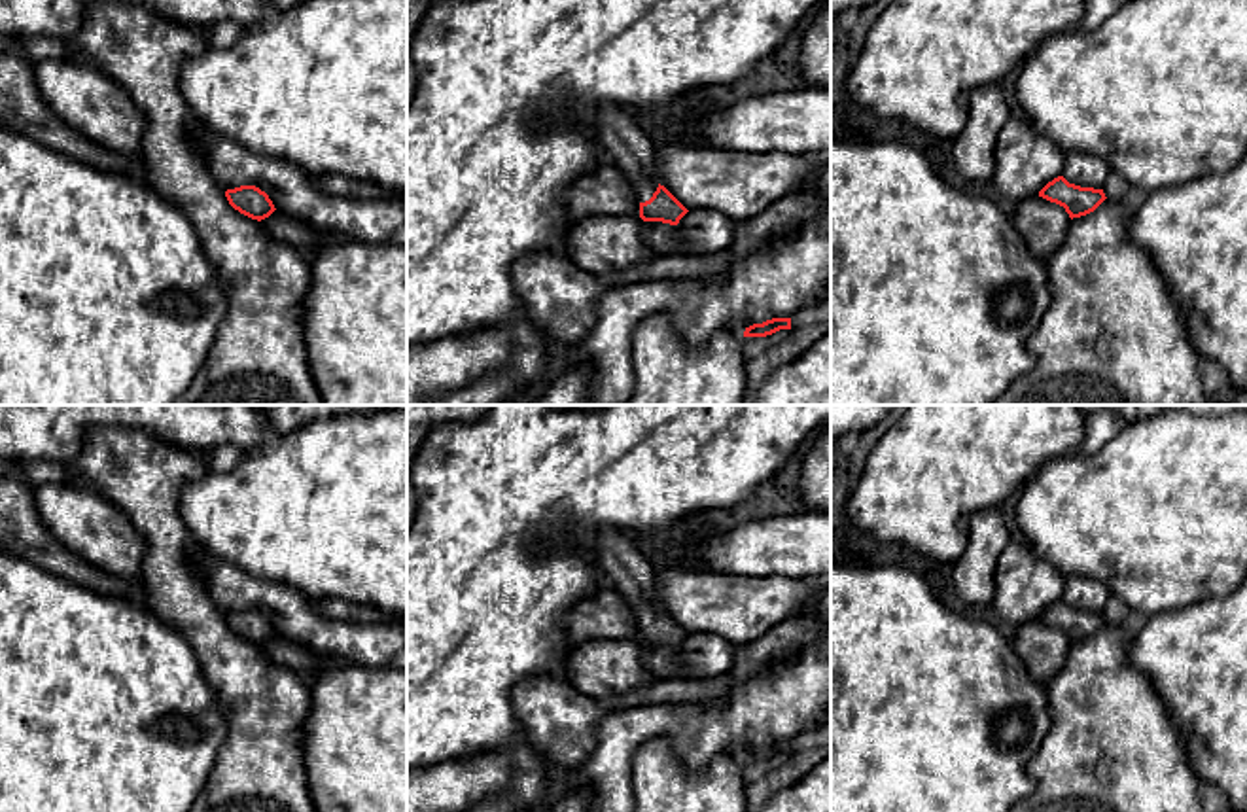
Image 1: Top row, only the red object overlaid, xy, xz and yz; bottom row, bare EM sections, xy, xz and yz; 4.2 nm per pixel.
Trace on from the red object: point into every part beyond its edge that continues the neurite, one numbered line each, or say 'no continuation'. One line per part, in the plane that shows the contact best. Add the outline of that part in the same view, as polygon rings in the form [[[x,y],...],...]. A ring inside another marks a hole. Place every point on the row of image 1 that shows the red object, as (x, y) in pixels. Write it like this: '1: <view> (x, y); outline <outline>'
1: xz (632, 150); outline [[[613,106],[598,108],[594,117],[609,140],[609,161],[626,174],[638,201],[649,201],[659,187],[657,146],[643,123]]]

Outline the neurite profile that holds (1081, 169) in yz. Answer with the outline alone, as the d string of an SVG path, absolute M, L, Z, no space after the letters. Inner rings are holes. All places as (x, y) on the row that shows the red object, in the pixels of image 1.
M1082 151L1065 153L1065 168L1062 176L1069 184L1101 189L1109 172L1111 168L1107 163L1096 155Z

